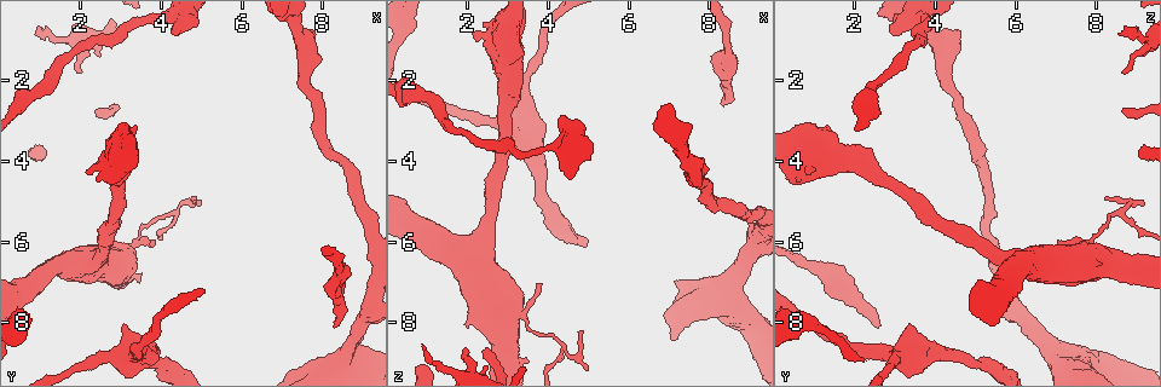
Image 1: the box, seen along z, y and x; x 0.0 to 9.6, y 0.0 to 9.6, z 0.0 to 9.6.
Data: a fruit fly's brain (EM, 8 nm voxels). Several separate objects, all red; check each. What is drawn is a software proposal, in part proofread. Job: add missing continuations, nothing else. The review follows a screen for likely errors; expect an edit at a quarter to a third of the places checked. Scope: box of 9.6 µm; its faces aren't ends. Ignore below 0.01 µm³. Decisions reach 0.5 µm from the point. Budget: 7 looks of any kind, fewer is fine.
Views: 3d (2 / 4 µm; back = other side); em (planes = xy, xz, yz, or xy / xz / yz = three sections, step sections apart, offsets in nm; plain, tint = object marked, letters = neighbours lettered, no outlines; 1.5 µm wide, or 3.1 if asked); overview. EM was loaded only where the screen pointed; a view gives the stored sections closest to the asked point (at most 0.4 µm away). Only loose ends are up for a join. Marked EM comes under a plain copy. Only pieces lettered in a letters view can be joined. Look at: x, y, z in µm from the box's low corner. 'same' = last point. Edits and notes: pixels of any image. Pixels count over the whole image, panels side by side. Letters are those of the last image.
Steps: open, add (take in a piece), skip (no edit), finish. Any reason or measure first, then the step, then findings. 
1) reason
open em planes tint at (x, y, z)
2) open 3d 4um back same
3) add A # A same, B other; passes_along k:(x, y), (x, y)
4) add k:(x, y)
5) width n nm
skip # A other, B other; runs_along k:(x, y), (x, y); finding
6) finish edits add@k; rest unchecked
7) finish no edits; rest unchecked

an open end
open em yz step 8 tint at (3.85, 6.15, 7.00)

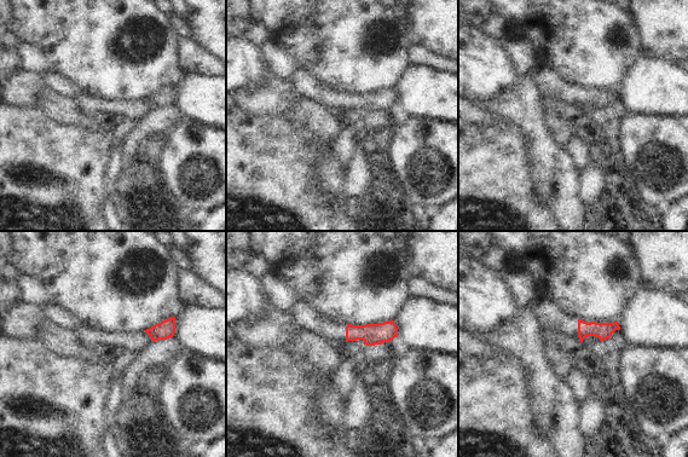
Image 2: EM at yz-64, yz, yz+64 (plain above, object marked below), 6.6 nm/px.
open em yz step 8 letters same

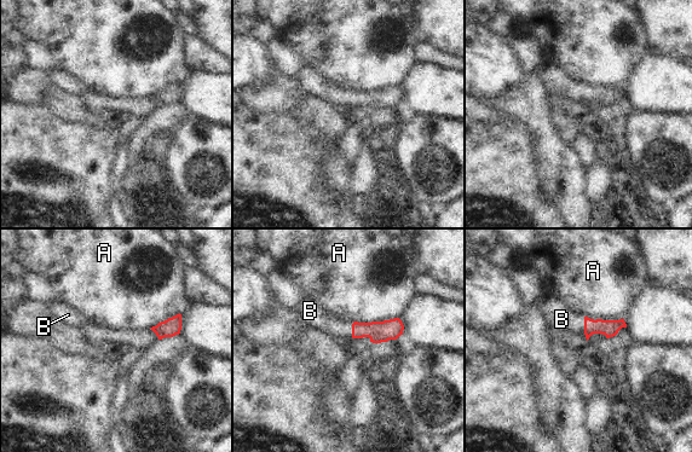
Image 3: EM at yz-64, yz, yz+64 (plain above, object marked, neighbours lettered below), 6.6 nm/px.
longest_contact A 300 nm
add B # A other, B same; passes_along 3:(609, 328), (584, 328), (561, 319); the neuron continues

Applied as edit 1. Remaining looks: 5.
branch stops here
open 3d 2um at (2.00, 1.75, 8.65)

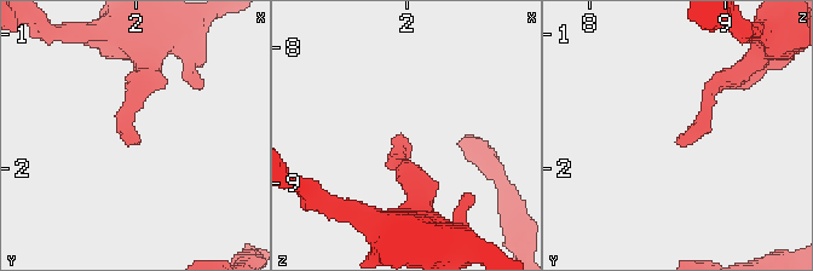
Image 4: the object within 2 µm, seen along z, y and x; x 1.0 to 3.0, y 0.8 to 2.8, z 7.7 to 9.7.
open em yz step 8 tint at (1.98, 1.80, 8.68)

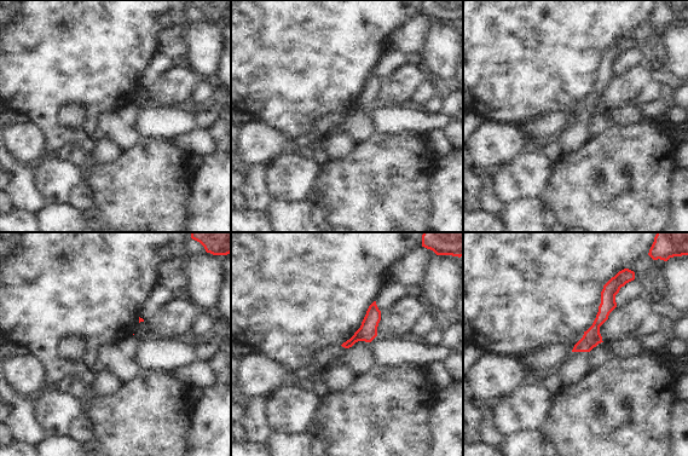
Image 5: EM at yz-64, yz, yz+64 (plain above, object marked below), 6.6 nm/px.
see the neighbours
open em yz step 8 letters same

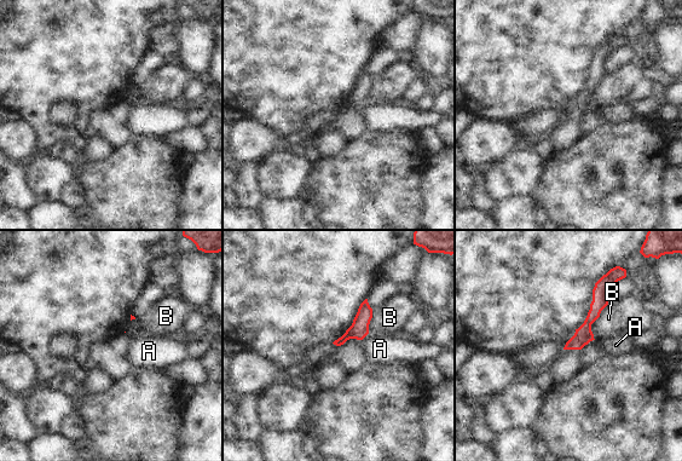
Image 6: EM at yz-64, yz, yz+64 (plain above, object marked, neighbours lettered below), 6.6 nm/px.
skip # A other, B other; border 6:(608, 304), (591, 324), (594, 339); none of them fits

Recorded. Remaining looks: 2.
finish edits add@3; rest unchecked

